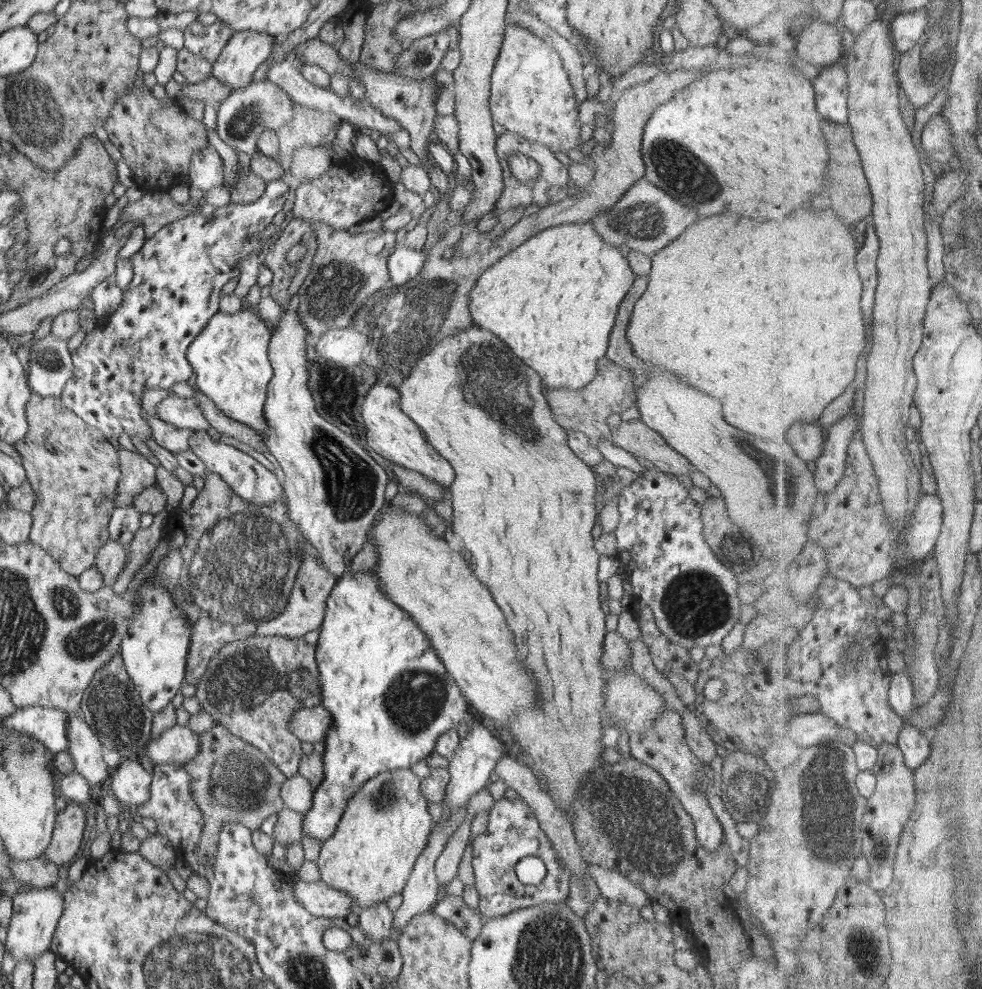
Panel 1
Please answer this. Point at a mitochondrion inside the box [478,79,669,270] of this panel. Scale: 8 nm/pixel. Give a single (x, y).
(532, 95)

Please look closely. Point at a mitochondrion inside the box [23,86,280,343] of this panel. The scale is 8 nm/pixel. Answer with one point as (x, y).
(251, 117)

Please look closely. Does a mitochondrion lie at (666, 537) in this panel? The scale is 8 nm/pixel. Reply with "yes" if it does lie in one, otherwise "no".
no

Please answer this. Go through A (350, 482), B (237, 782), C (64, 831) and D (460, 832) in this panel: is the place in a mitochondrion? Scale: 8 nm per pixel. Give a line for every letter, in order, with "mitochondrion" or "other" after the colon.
A: mitochondrion
B: mitochondrion
C: other
D: other

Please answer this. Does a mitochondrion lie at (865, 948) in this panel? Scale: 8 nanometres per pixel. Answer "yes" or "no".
yes

